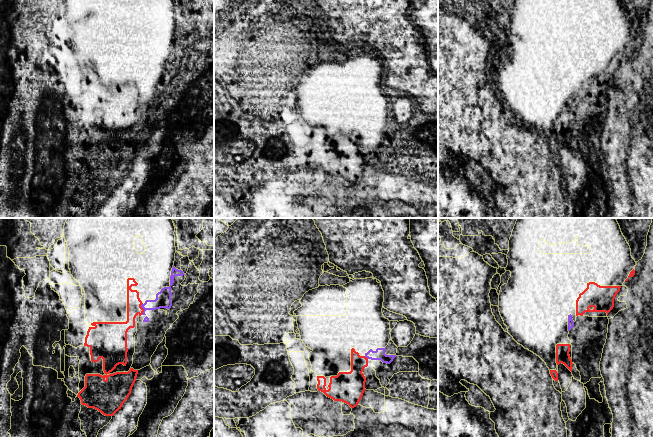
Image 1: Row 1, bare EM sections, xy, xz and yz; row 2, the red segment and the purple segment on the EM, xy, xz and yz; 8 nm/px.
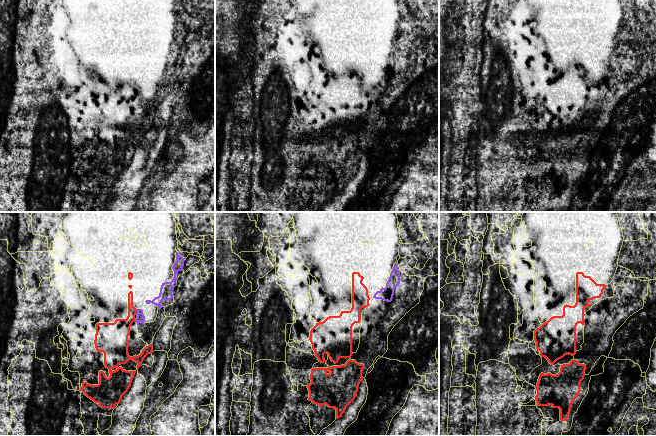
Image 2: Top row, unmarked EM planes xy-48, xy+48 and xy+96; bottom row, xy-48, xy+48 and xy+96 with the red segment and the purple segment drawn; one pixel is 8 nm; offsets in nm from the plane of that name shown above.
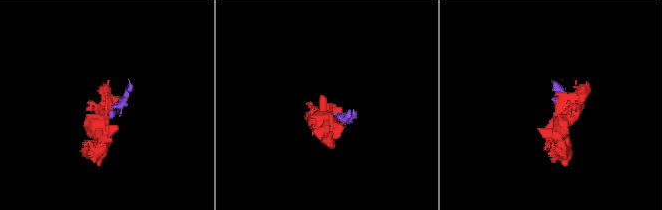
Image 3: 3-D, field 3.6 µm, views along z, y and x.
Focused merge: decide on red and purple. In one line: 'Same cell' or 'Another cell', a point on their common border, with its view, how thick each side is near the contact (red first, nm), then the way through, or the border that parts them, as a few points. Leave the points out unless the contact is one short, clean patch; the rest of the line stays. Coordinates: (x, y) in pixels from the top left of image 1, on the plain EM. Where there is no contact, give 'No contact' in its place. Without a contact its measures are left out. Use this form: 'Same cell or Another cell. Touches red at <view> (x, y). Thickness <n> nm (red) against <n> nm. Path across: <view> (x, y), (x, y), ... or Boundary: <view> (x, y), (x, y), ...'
Same cell. Touches red at xy (143, 85). Thickness 130 nm (red) against 130 nm

